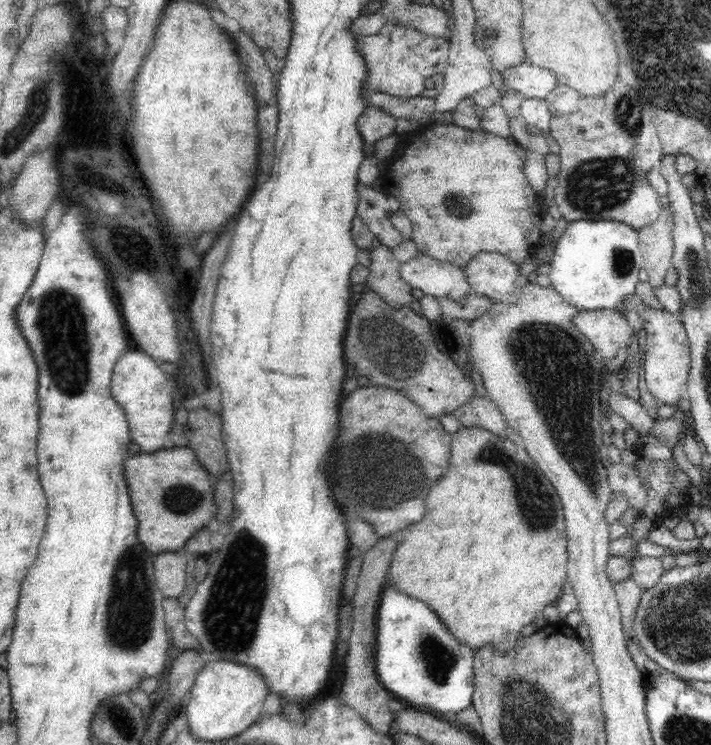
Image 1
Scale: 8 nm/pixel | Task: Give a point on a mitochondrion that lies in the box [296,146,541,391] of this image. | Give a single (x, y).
(379, 338)

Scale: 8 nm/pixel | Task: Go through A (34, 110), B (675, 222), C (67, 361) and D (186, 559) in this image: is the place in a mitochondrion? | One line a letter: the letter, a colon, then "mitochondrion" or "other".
A: mitochondrion
B: other
C: mitochondrion
D: other

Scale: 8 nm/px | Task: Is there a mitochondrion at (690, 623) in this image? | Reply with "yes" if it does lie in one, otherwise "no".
yes

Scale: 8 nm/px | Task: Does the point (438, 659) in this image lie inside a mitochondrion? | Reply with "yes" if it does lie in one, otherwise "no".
yes

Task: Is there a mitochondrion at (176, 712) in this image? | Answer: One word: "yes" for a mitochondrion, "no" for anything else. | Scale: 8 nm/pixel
no

